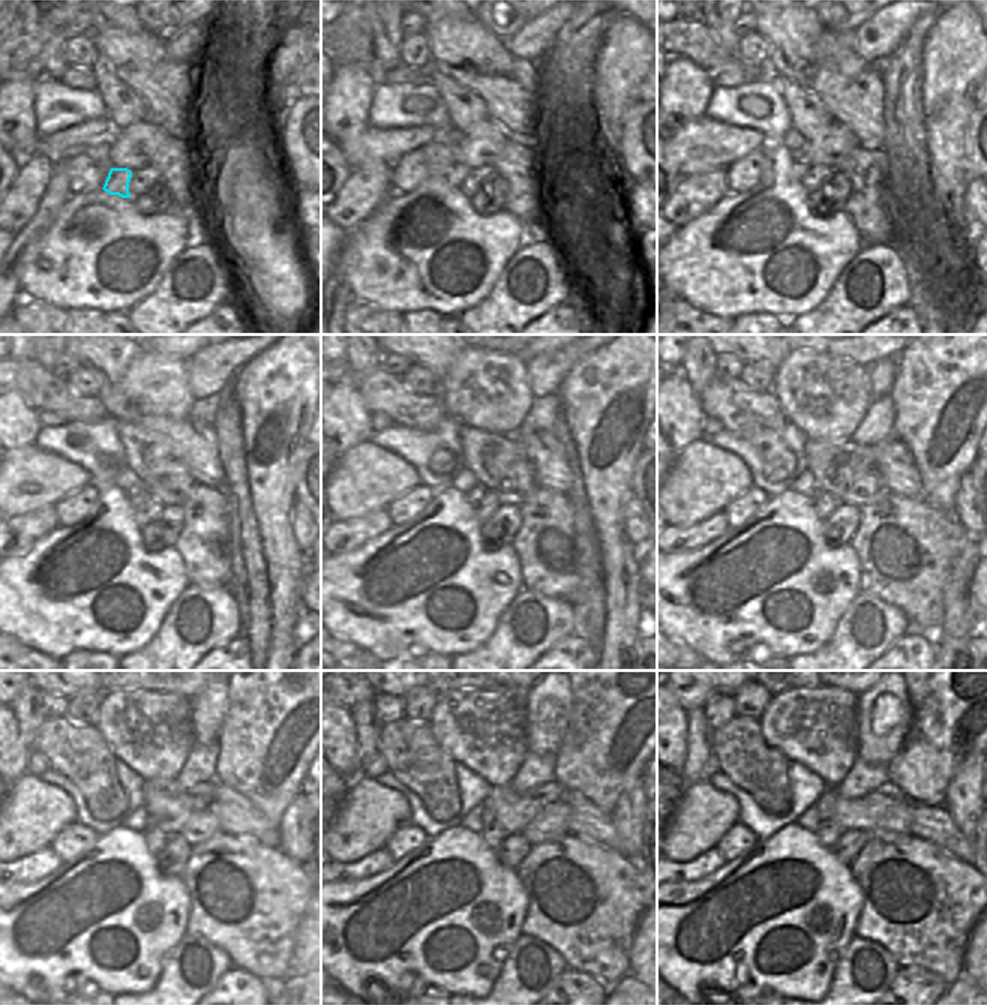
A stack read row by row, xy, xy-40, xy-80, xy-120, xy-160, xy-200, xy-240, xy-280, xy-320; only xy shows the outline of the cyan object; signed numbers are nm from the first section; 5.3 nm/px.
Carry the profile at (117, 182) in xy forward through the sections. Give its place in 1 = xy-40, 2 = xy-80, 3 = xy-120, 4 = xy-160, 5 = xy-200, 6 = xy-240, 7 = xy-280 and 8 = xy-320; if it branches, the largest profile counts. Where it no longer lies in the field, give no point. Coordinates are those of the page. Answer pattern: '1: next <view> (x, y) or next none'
1: next xy-40 (458, 174)
2: next xy-80 (800, 167)
3: next xy-120 (138, 494)
4: next xy-160 (476, 494)
5: next xy-200 (813, 494)
6: next xy-240 (147, 824)
7: next xy-280 (488, 816)
8: next xy-320 (825, 806)

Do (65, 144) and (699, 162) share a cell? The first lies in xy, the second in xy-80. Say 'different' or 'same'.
same

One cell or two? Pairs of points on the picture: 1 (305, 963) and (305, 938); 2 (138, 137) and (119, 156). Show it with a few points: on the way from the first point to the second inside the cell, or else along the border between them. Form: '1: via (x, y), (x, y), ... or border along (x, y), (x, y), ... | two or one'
1: via (305, 957), (305, 944) | one
2: via (134, 141), (123, 152) | one

